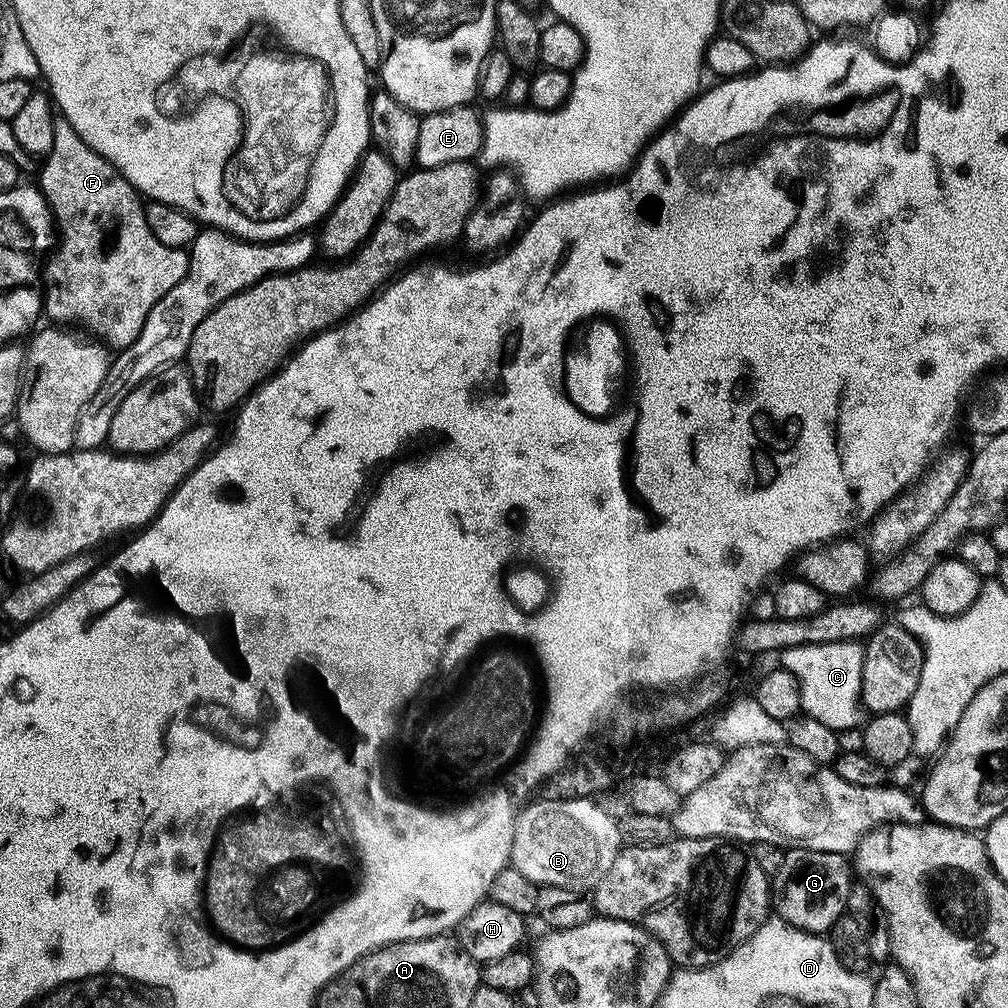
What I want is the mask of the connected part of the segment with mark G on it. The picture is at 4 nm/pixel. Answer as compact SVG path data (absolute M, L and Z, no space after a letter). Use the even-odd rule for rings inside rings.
M793 847L785 851L782 868L774 876L771 886L772 912L779 919L812 936L827 937L832 927L848 912L854 868L847 856Z

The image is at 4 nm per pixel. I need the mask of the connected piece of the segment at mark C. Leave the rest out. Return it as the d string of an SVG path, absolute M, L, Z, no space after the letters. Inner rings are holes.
M859 641L810 644L789 648L781 653L781 667L798 678L802 690L803 713L837 734L863 725L862 674L865 664L865 645Z

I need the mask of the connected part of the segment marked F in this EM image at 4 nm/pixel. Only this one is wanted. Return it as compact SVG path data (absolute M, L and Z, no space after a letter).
M56 118L53 130L54 146L43 161L44 169L38 181L58 233L58 247L47 257L48 269L45 267L42 272L46 285L44 312L53 320L53 325L68 326L71 320L77 320L93 332L91 335L100 344L123 350L138 338L150 310L184 280L189 253L182 248L162 246L162 242L154 238L146 222L146 204L140 193L110 161L78 138L78 130L74 130L68 120Z

